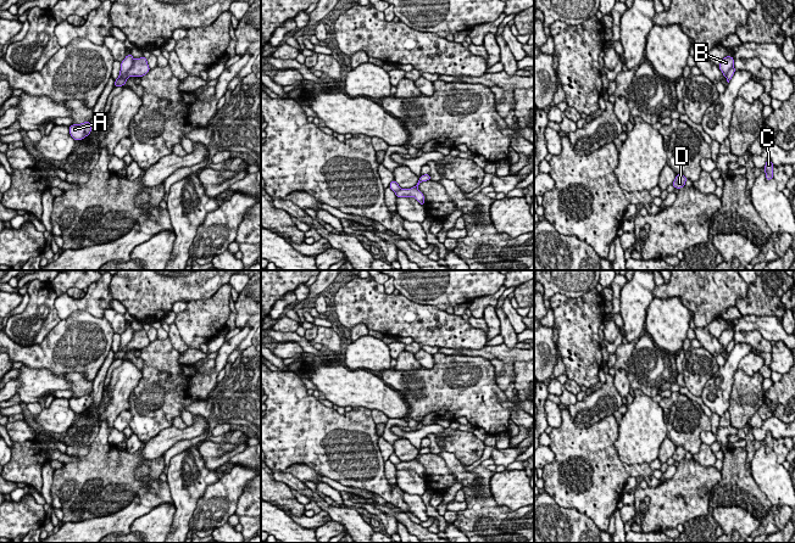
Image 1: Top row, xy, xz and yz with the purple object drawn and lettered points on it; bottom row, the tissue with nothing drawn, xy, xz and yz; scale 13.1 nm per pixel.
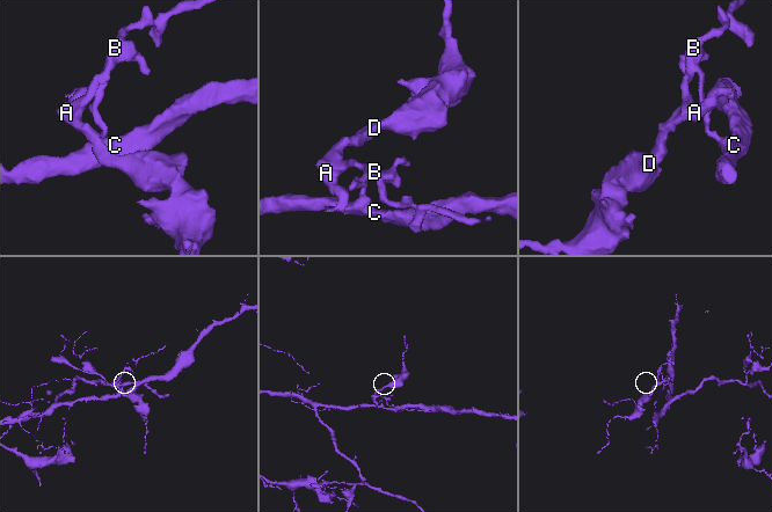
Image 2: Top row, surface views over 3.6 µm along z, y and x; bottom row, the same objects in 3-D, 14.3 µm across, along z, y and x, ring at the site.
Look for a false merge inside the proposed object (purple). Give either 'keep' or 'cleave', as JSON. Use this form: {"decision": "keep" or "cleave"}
{"decision": "cleave"}

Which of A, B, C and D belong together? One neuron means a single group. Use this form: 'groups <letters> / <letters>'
groups A B D / C

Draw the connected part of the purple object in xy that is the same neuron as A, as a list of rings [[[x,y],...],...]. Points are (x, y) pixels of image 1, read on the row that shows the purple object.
[[[90,121],[89,122],[84,122],[80,124],[72,124],[71,127],[68,127],[70,130],[70,135],[76,140],[82,140],[85,136],[88,136],[91,131],[91,124]]]

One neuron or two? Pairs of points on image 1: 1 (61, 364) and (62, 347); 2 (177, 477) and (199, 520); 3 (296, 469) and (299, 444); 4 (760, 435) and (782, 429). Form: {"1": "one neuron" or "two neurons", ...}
{"1": "one neuron", "2": "two neurons", "3": "two neurons", "4": "one neuron"}

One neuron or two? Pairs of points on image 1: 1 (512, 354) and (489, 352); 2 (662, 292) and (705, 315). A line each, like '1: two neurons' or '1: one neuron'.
1: one neuron
2: one neuron

